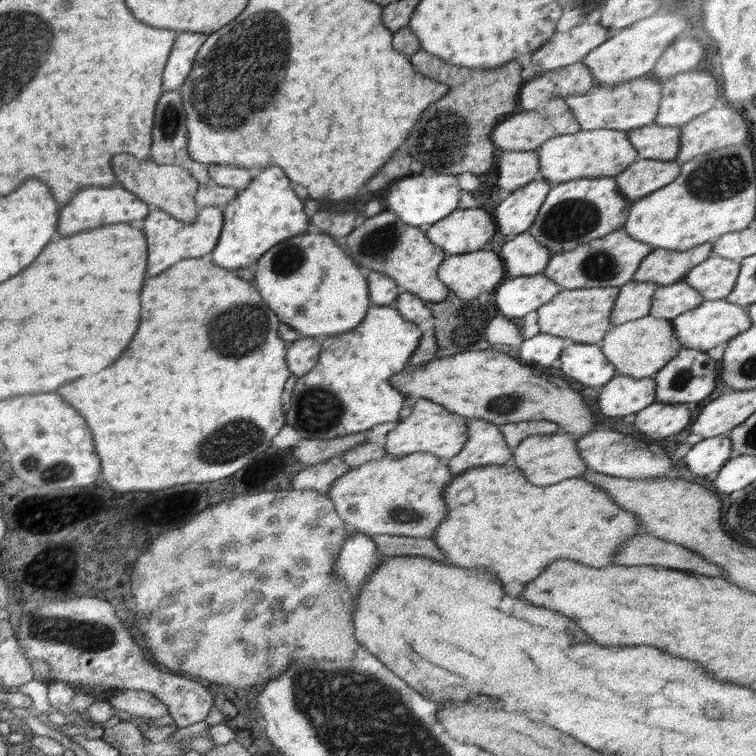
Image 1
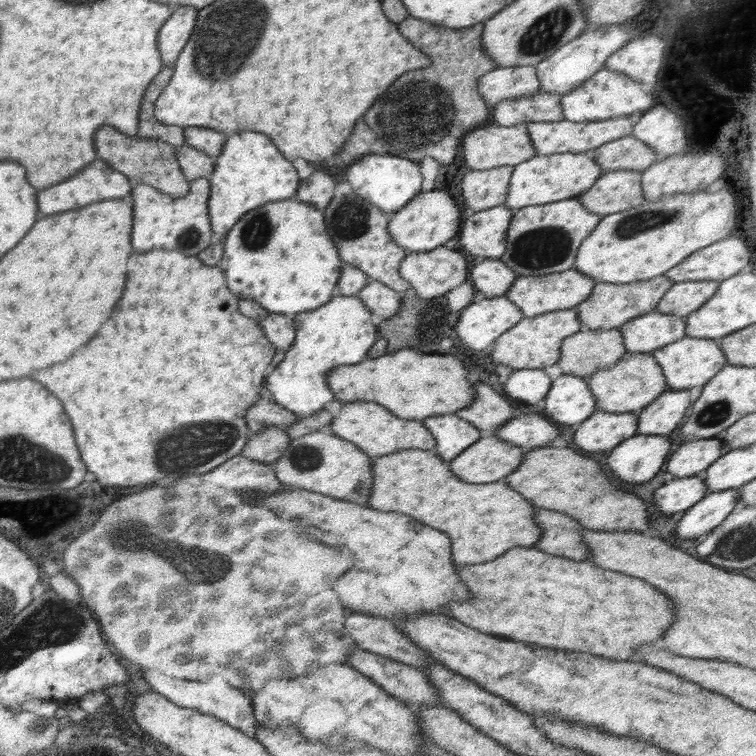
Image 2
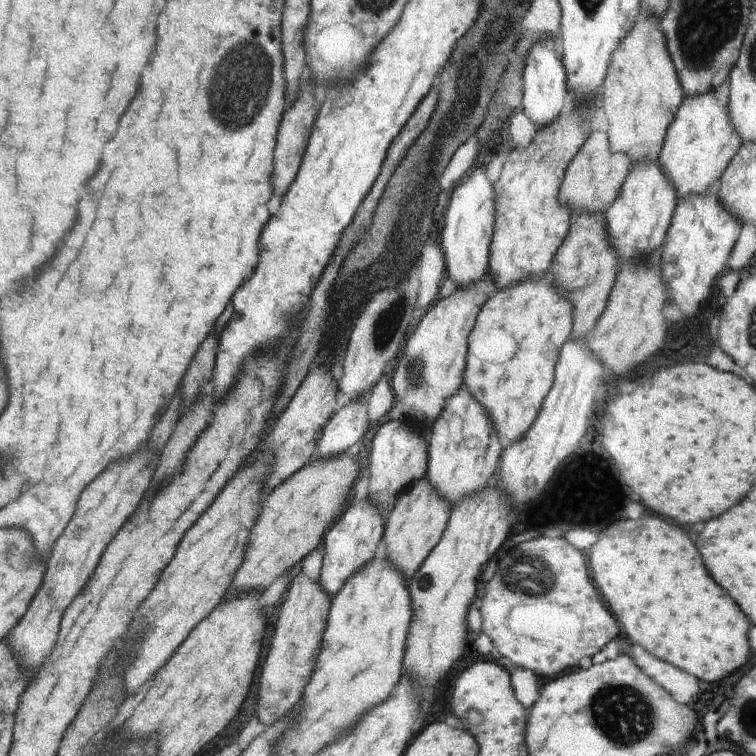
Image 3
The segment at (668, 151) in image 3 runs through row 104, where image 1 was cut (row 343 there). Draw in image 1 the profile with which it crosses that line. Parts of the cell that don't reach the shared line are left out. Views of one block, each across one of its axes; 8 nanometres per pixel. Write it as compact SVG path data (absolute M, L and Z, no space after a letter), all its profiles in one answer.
M725 299L704 301L694 310L684 312L672 321L676 337L684 348L708 351L719 344L728 343L738 334L746 332L753 325L748 317L746 308L732 305Z

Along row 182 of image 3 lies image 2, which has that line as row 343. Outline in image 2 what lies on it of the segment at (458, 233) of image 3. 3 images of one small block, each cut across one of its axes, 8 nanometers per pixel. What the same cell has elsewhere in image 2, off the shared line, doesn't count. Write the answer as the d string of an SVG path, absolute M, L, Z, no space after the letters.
M505 295L482 300L480 296L462 310L456 335L472 350L486 349L512 326L524 319L524 314Z

